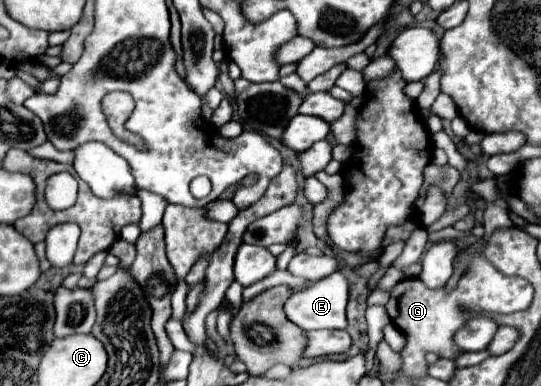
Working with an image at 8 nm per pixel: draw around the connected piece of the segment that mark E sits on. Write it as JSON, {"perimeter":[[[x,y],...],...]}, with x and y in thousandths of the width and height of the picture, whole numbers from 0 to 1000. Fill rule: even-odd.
{"perimeter":[[[616,707],[604,723],[593,723],[586,733],[575,733],[564,754],[549,754],[545,764],[534,769],[527,785],[527,811],[530,826],[553,842],[564,858],[579,852],[638,852],[641,847],[641,821],[638,821],[638,795],[645,780],[645,733],[634,718],[634,707]]]}

